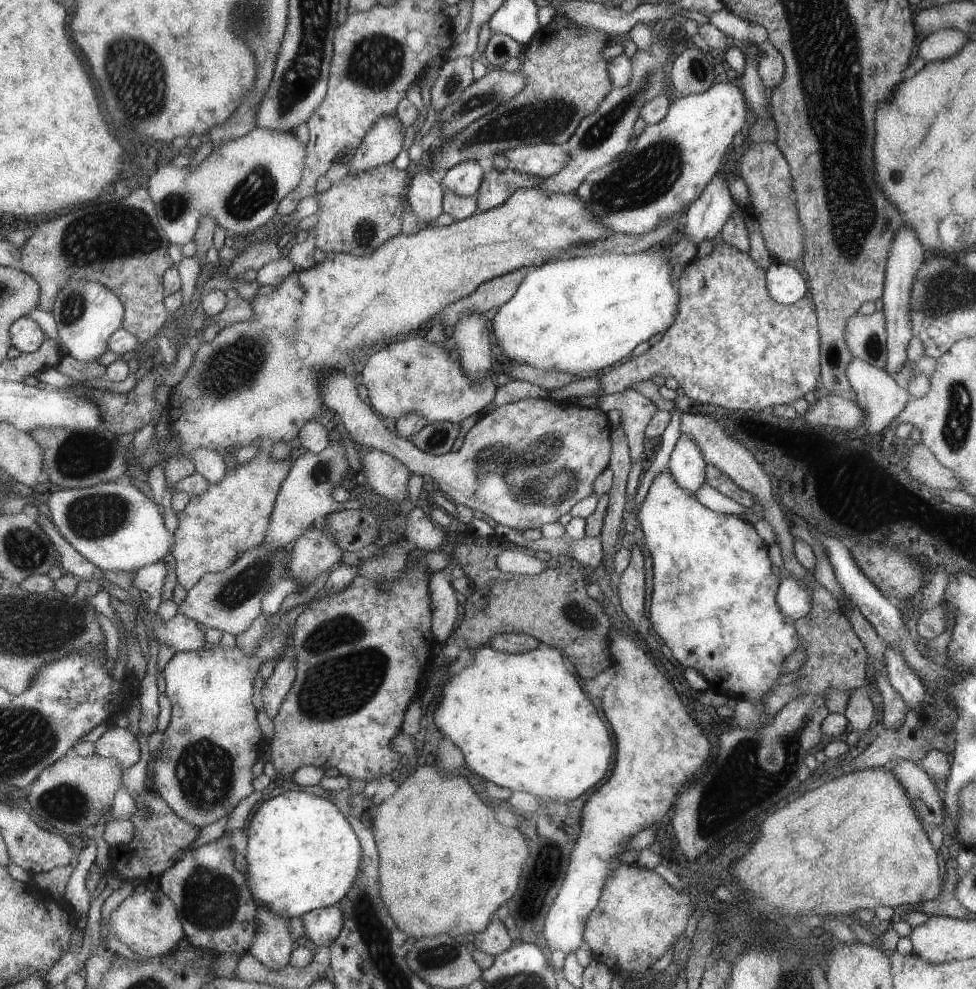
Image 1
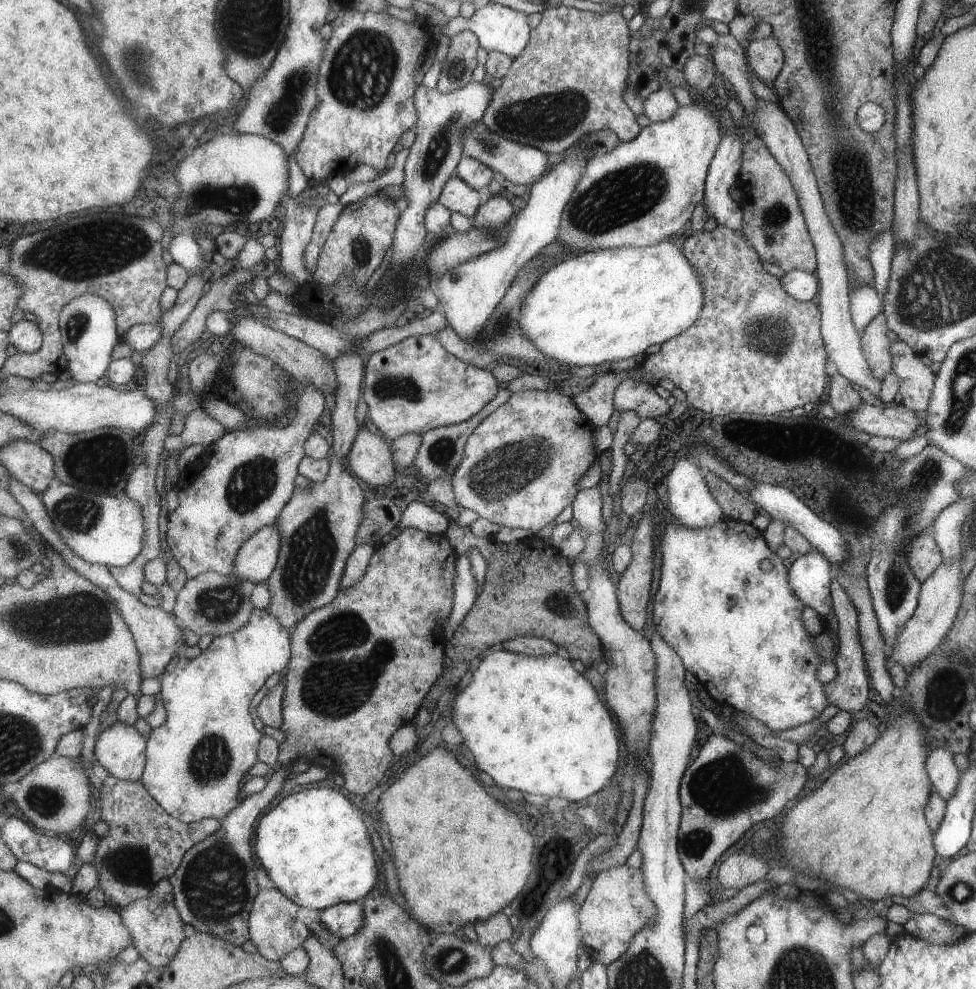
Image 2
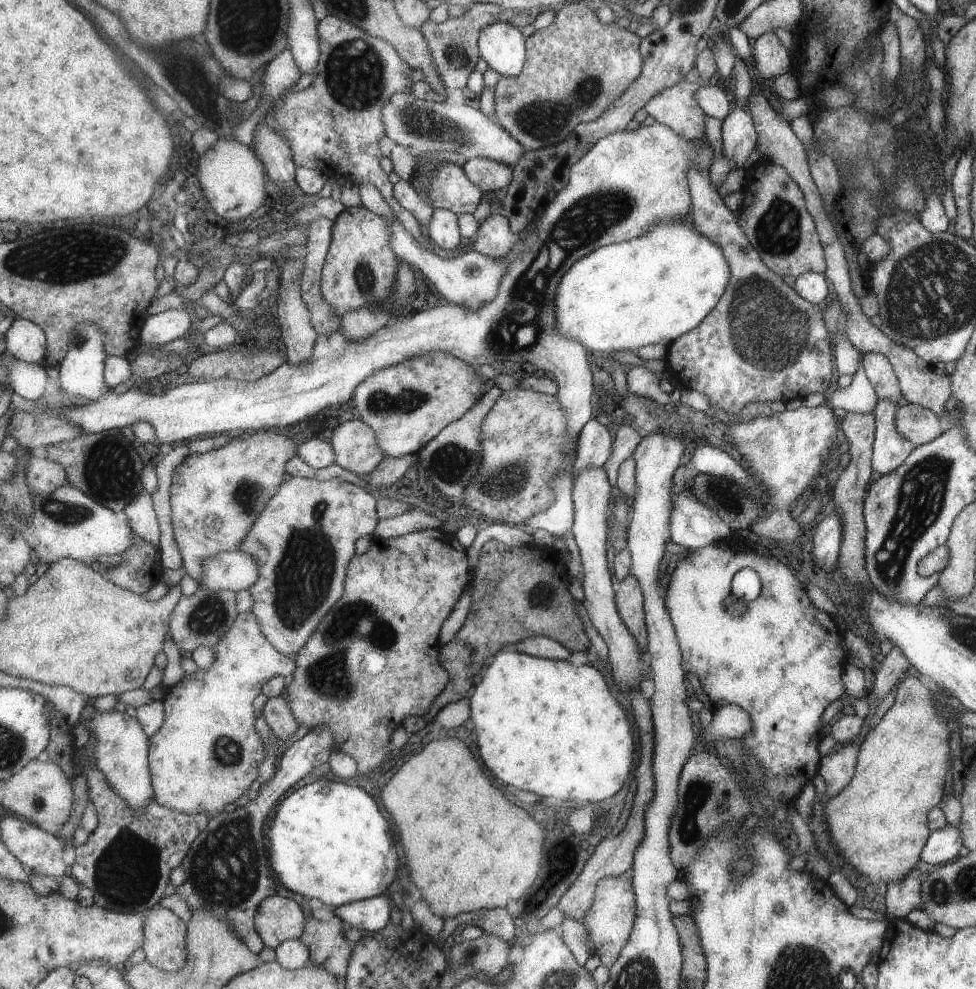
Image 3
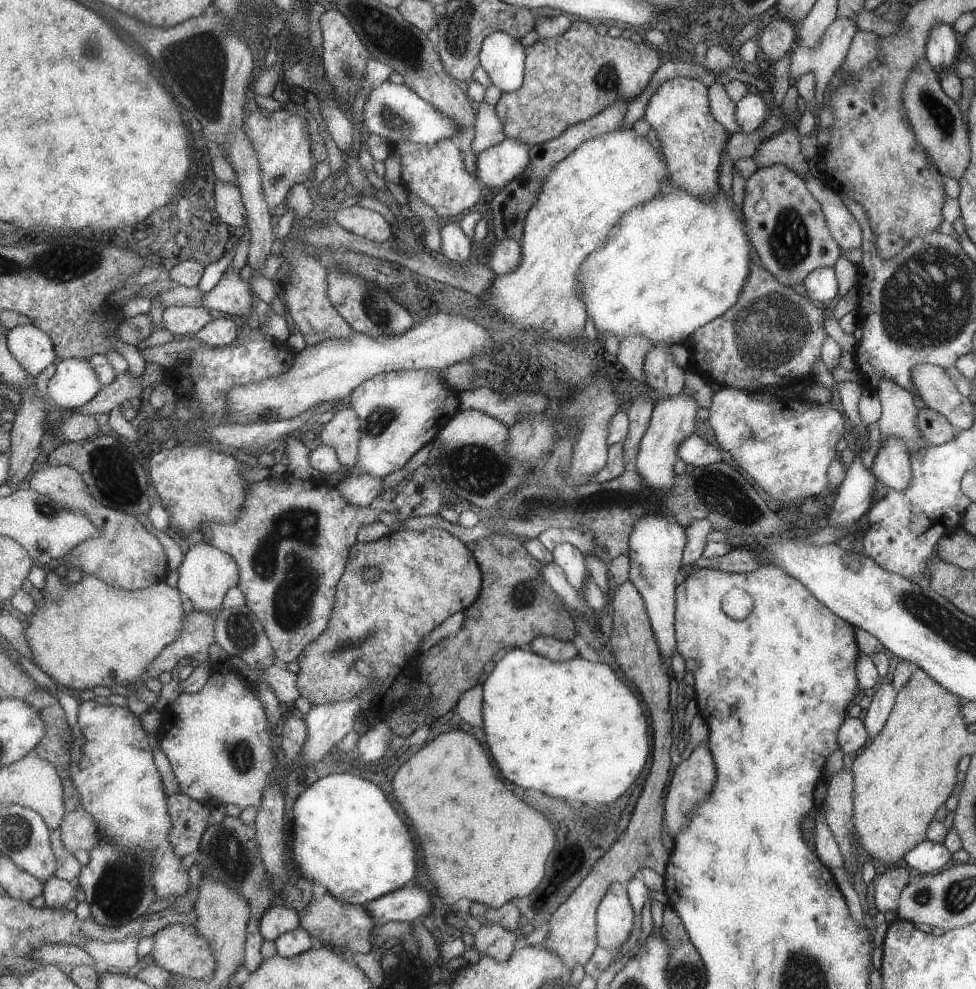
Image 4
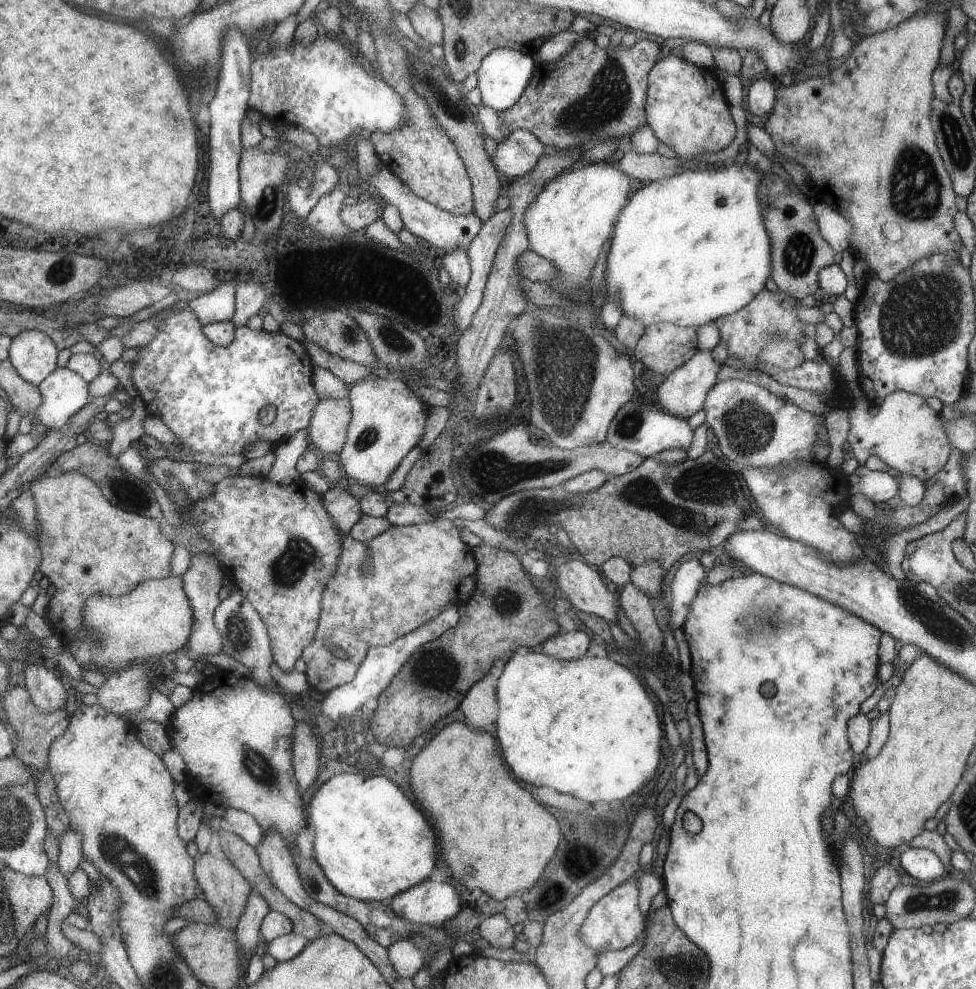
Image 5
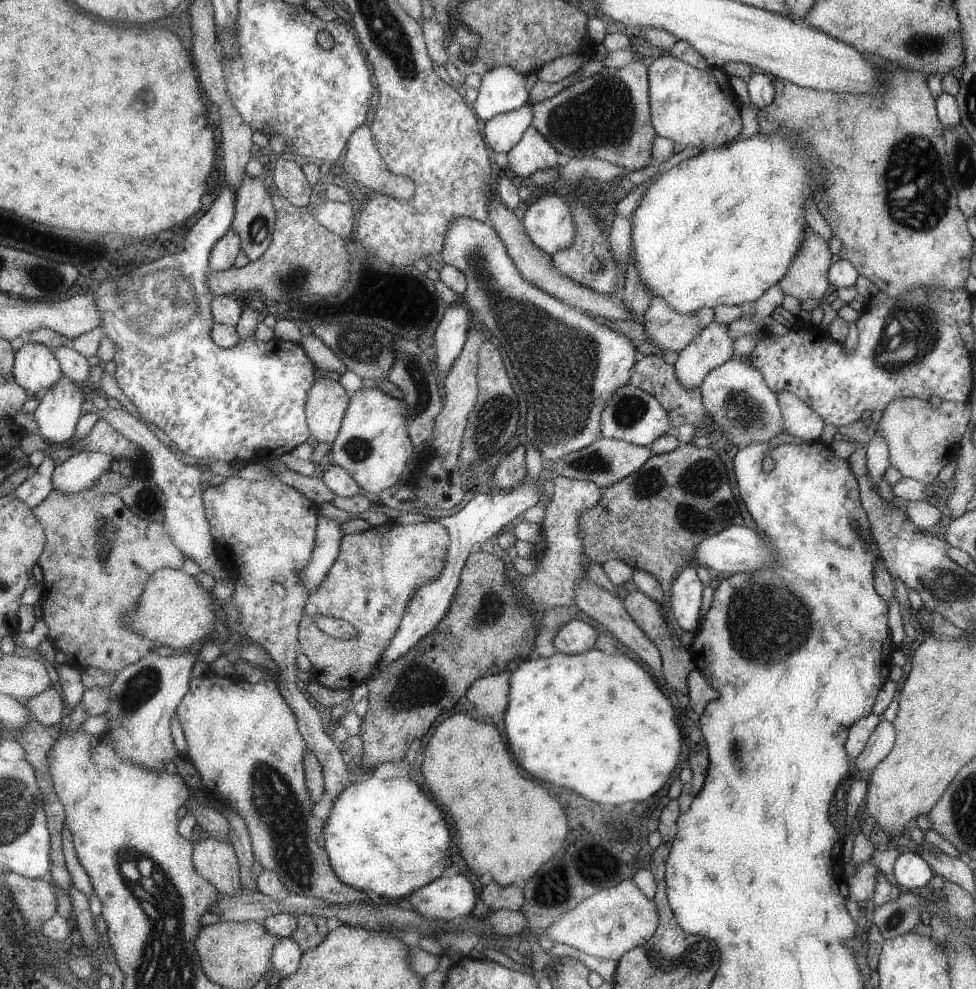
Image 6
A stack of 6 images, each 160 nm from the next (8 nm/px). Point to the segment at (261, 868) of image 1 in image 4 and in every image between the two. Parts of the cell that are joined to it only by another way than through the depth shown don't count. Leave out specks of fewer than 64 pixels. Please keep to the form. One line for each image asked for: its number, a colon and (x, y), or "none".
2: (312, 846)
3: (327, 840)
4: (345, 836)

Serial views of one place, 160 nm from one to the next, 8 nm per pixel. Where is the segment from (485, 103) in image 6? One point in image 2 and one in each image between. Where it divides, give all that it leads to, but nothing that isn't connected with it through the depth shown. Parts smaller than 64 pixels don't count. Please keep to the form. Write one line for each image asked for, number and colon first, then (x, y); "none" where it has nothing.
2: (498, 28)
3: (502, 45)
4: (503, 57)
5: (502, 75)

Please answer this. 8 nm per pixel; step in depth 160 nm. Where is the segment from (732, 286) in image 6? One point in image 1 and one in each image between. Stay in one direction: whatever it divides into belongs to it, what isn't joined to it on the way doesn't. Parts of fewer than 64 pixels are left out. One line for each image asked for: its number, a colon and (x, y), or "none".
1: (581, 315)
2: (603, 305)
3: (649, 290)
4: (673, 263)
5: (687, 249)

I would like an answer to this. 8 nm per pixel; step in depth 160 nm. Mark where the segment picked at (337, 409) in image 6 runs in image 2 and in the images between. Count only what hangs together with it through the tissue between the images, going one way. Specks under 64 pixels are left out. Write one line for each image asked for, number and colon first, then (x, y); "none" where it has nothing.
2: (369, 458)
3: (355, 449)
4: (341, 432)
5: (328, 426)

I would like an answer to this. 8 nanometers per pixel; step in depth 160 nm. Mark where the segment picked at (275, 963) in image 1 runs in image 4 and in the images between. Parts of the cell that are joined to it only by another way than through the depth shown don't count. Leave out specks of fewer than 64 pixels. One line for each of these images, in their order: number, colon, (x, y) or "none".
2: (275, 929)
3: (278, 919)
4: (278, 920)

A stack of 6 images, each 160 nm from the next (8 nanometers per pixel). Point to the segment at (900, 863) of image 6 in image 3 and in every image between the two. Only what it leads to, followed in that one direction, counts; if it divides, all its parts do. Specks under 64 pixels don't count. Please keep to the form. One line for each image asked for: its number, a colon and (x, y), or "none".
3: (943, 844)
4: (926, 857)
5: (923, 864)

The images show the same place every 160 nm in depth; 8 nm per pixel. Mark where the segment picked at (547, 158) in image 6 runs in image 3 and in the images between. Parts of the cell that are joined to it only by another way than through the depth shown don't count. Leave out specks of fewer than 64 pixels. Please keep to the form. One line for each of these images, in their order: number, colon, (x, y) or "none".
3: (489, 175)
4: (495, 166)
5: (520, 150)

